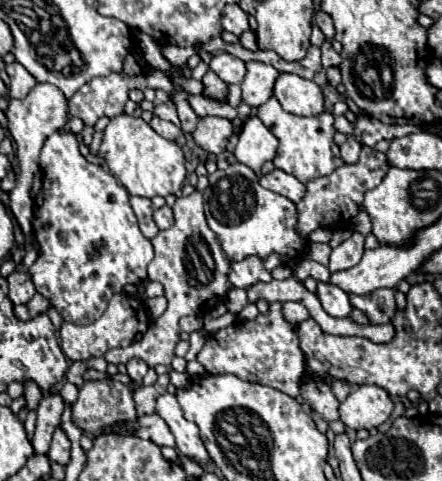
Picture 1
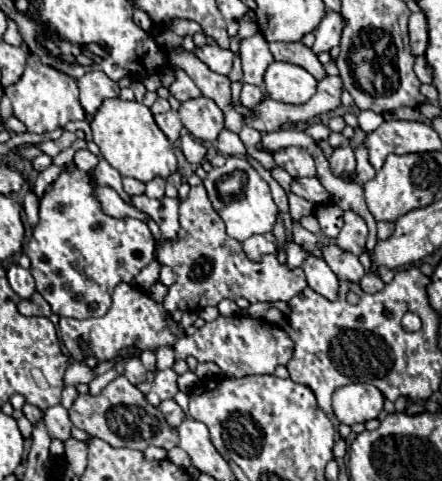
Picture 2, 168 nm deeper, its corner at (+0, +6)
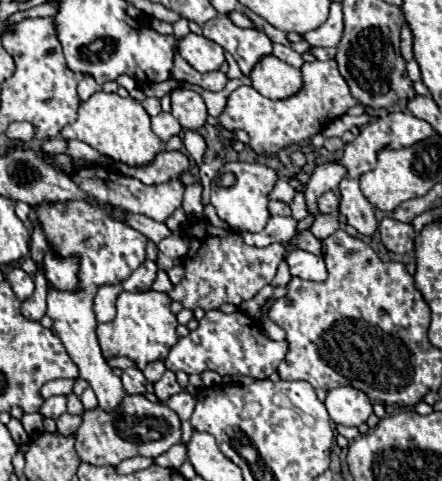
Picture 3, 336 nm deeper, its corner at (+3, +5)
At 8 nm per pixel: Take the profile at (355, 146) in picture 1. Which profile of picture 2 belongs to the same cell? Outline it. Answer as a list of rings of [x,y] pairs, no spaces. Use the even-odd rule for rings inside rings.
[[[349,146],[335,148],[331,158],[329,158],[329,168],[335,176],[343,176],[343,172],[353,172],[355,170],[353,148],[349,148]]]

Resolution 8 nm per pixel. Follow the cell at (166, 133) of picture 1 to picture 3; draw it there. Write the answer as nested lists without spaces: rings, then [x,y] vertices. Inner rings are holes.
[[[160,113],[160,115],[152,117],[152,131],[166,143],[170,137],[180,135],[182,127],[170,113]]]

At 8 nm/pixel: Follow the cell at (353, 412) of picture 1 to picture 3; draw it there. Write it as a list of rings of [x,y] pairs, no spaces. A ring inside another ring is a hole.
[[[336,387],[324,401],[328,415],[334,423],[346,427],[358,427],[372,415],[372,401],[354,387]]]

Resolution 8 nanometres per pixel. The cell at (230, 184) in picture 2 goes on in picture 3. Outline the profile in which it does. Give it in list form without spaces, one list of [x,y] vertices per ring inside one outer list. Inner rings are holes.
[[[228,161],[222,165],[218,175],[210,183],[210,203],[214,205],[218,217],[226,221],[232,231],[256,233],[262,231],[270,219],[268,195],[272,193],[276,181],[278,181],[278,173],[266,165]]]

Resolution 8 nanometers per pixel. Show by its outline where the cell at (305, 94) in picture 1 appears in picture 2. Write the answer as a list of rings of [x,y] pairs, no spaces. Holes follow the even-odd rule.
[[[273,62],[263,76],[265,94],[287,104],[307,102],[317,88],[317,80],[301,66],[289,62]]]

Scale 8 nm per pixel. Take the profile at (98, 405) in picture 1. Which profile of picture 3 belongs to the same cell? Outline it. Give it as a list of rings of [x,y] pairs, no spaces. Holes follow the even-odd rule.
[[[126,395],[116,411],[104,411],[100,407],[84,411],[82,423],[76,431],[76,451],[82,461],[92,465],[118,465],[134,455],[158,457],[172,445],[182,441],[182,429],[178,415],[160,401],[148,401],[144,395]]]

